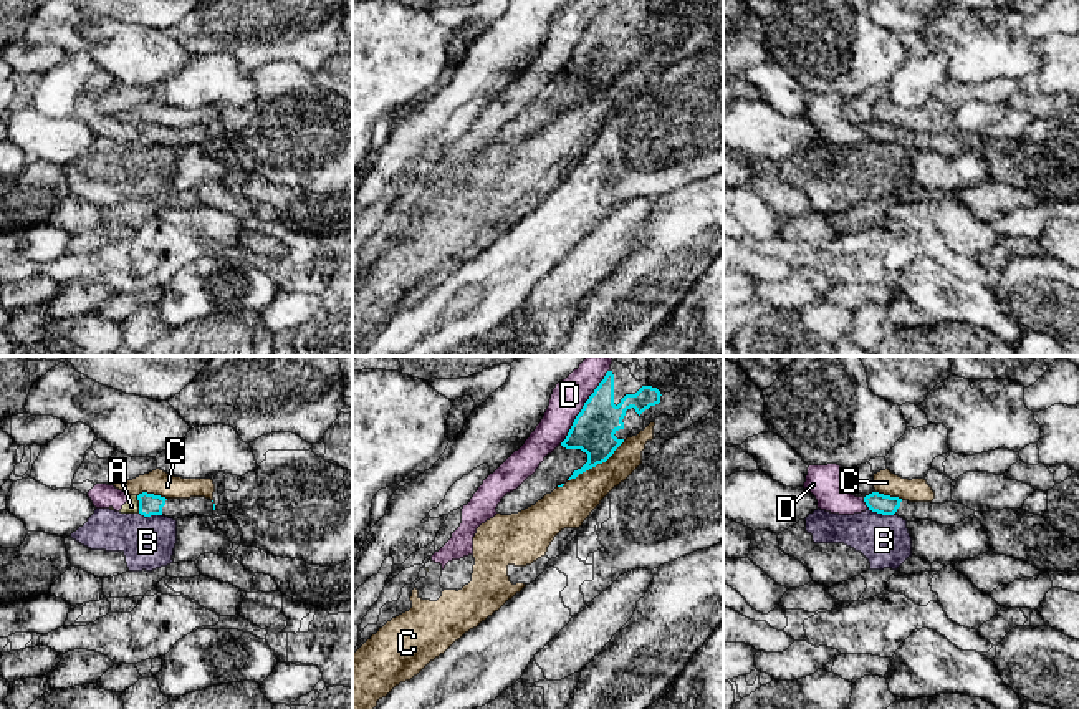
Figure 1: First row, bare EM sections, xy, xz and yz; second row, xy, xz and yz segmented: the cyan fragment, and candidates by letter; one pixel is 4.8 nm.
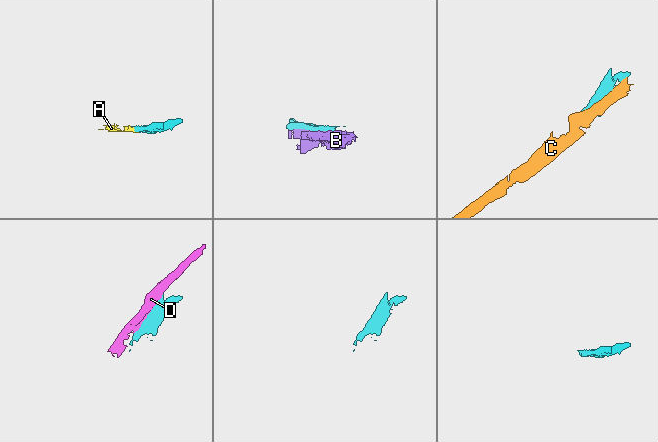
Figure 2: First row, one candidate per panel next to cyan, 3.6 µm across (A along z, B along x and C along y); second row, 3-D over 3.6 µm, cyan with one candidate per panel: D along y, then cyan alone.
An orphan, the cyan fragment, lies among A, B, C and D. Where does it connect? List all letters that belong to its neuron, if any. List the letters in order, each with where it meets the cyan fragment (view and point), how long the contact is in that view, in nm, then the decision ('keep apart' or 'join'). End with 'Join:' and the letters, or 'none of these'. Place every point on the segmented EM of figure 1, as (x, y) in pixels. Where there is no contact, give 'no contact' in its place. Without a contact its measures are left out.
A: xy (139, 504) | 90 nm | keep apart
B: yz (881, 512) | 120 nm | keep apart
C: xz (596, 464) | 340 nm | keep apart
D: xz (583, 406) | 440 nm | keep apart
Join: none of these

